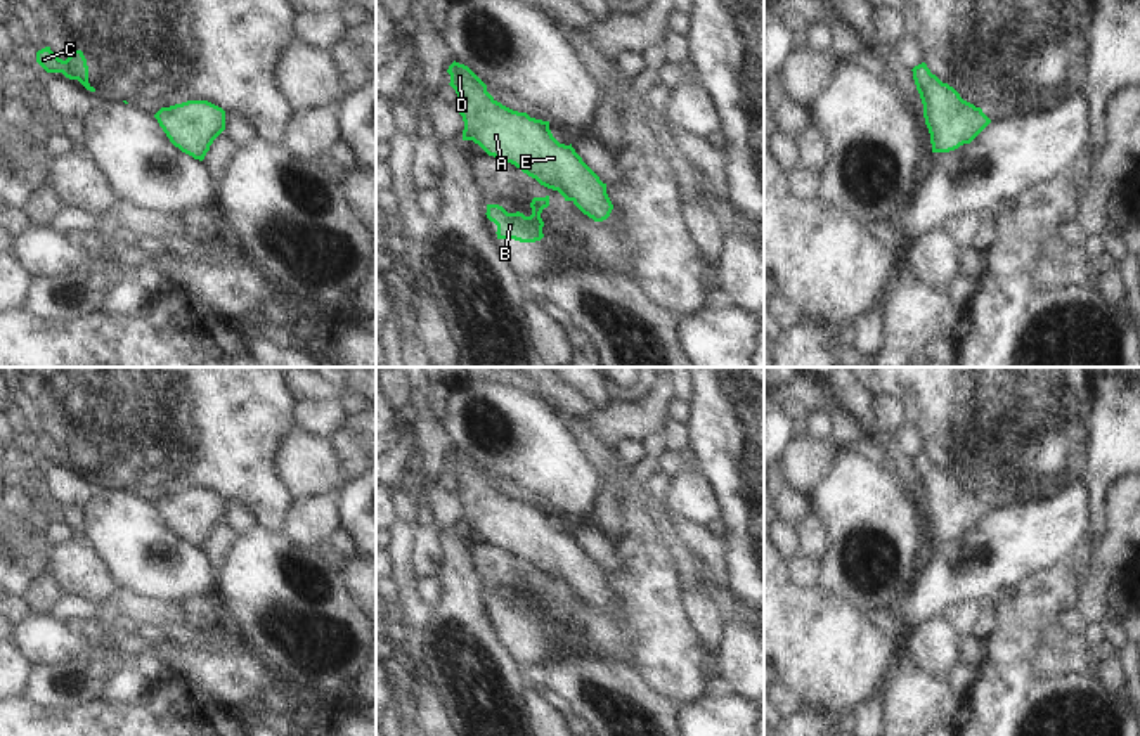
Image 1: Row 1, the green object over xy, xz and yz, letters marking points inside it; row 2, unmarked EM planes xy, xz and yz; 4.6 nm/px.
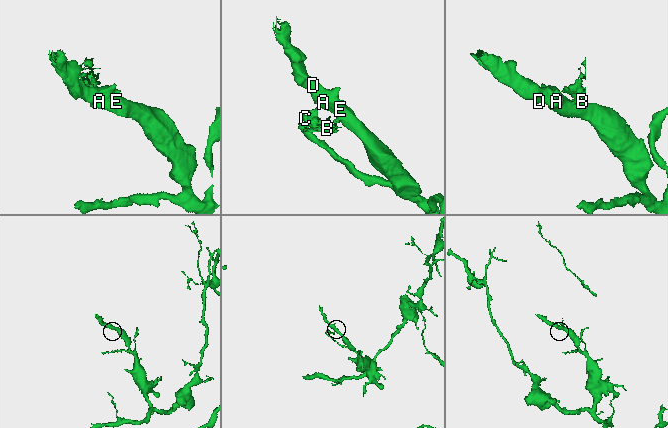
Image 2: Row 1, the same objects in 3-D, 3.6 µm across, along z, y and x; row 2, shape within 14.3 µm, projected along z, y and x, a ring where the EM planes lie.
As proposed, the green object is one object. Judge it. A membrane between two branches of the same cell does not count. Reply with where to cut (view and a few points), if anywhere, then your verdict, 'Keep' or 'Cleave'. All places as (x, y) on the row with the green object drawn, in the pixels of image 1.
Split along xz (560, 191), (570, 200). Cleave.

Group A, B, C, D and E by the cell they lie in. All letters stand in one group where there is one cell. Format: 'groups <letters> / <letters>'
groups A D E / B C

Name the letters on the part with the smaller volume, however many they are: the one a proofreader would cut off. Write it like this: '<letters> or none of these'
B, C

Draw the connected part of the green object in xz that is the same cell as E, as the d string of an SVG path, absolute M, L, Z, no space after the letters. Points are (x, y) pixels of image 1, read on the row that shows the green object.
M454 61L447 73L464 121L463 140L473 140L489 156L515 165L541 185L565 192L594 222L610 216L613 204L606 184L582 161L572 144L560 144L553 137L549 121L497 102L464 64Z

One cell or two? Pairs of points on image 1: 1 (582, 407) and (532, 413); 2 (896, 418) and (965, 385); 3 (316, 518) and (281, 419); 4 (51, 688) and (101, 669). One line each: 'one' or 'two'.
1: two
2: two
3: two
4: one

